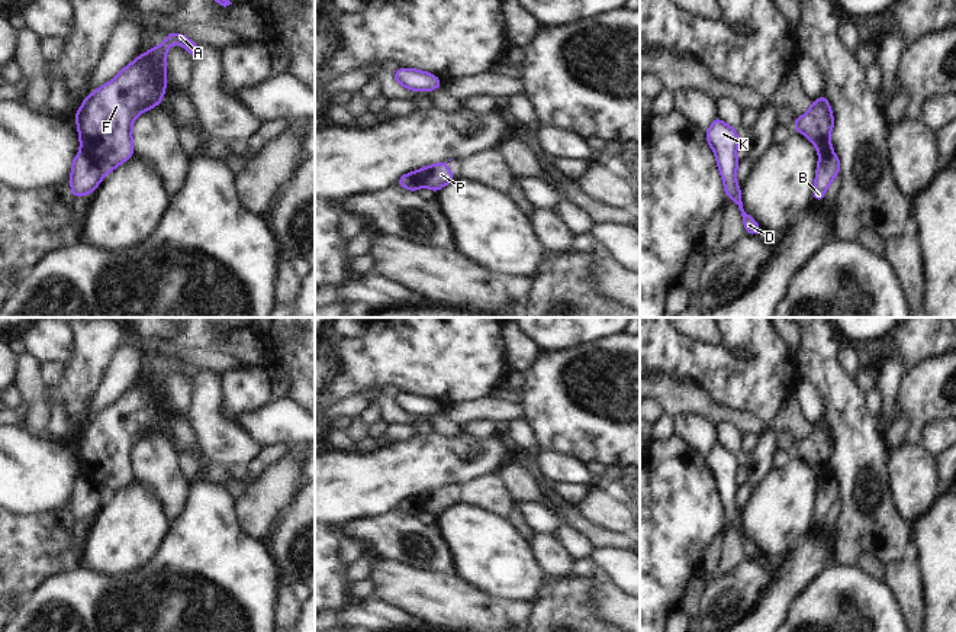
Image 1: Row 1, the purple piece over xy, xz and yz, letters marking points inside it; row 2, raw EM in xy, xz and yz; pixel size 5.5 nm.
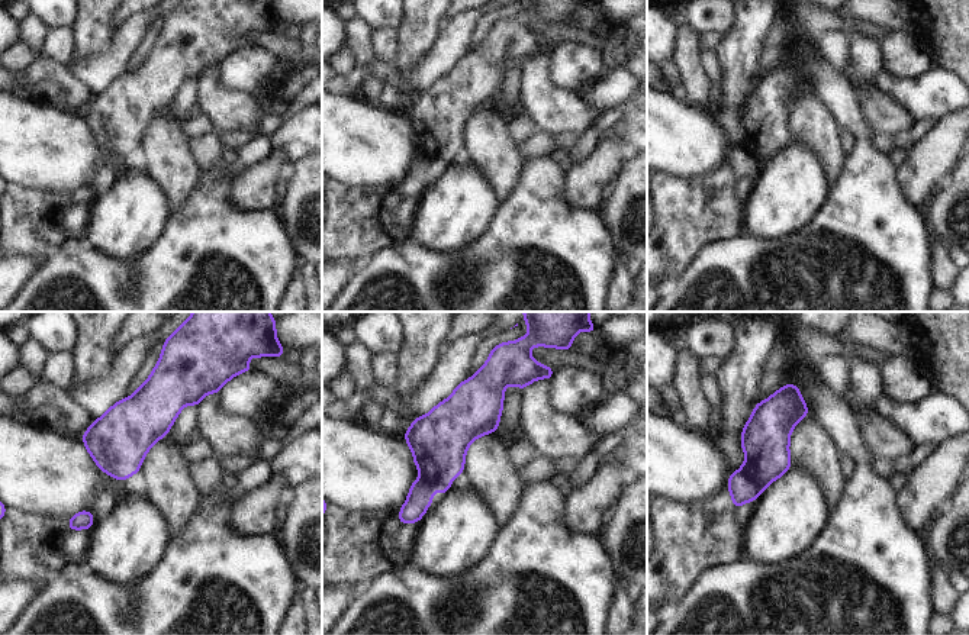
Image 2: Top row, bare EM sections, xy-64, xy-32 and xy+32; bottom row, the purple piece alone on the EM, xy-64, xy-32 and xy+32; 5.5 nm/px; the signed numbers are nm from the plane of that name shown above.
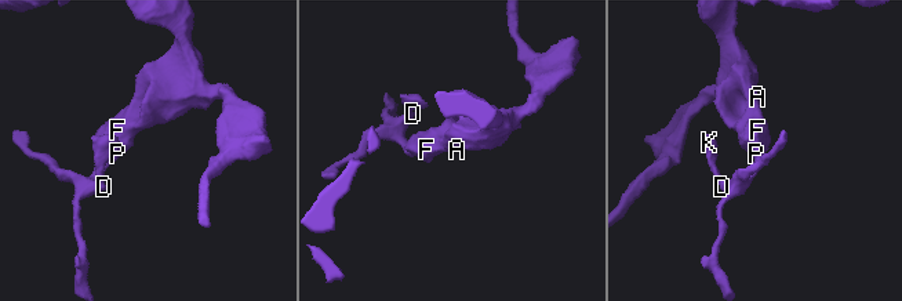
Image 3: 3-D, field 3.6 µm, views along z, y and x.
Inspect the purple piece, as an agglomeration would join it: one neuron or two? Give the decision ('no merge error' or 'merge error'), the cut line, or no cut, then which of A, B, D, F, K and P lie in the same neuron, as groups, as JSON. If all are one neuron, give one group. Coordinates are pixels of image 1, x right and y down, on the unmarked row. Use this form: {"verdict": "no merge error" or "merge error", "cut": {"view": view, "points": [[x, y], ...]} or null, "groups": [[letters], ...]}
{"verdict": "merge error", "cut": {"view": "xy", "points": [[81, 476], [103, 499]]}, "groups": [["A", "F", "P"], ["B", "D", "K"]]}

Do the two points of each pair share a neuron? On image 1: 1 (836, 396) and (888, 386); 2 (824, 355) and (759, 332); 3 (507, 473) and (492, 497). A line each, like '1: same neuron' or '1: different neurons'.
1: different neurons
2: different neurons
3: different neurons

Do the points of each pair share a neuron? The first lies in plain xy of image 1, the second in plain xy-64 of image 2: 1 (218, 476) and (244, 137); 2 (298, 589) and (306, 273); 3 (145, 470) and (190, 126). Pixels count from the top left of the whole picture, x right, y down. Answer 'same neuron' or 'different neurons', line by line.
1: different neurons
2: same neuron
3: different neurons

